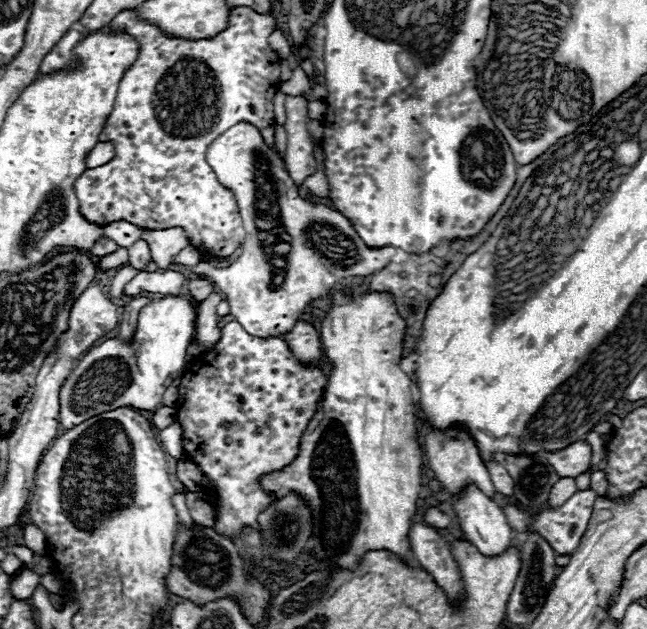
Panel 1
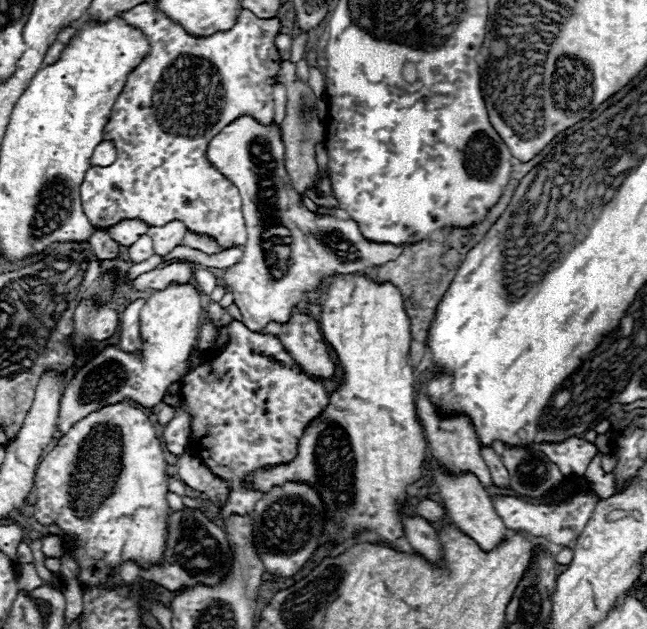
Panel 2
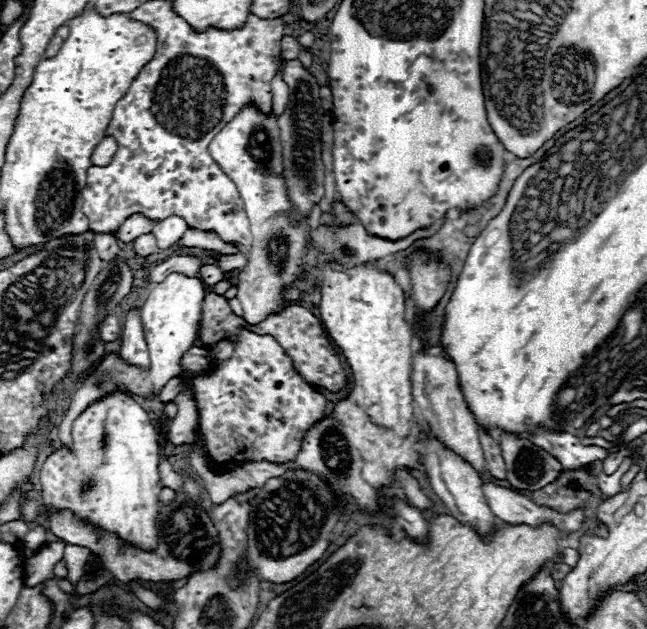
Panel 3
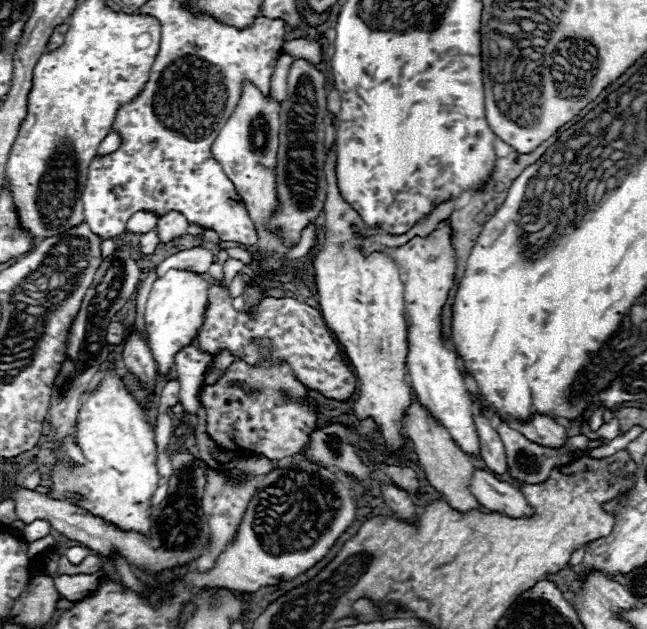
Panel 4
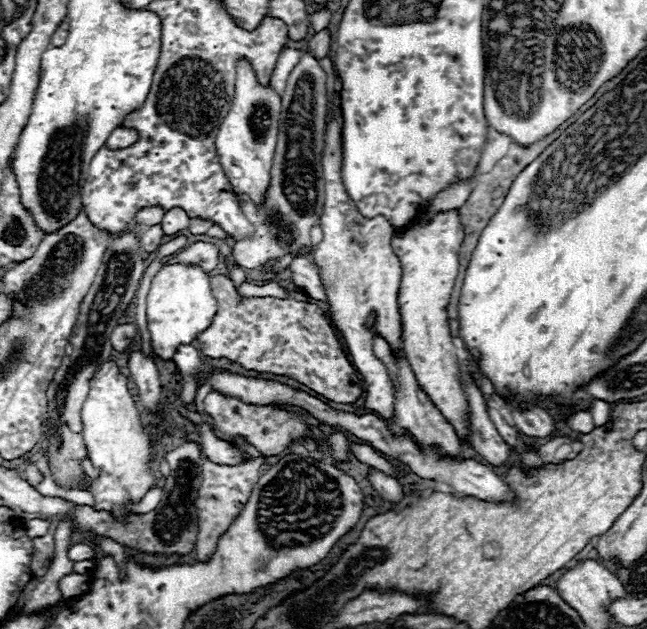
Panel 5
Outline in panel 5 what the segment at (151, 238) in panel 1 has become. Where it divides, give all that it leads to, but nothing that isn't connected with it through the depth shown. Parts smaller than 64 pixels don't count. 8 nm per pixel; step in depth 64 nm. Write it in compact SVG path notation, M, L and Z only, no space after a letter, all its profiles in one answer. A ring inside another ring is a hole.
M172 208L172 210L168 210L166 214L164 214L164 218L162 218L162 230L164 230L164 234L166 236L174 236L174 234L178 234L178 232L182 232L182 230L186 230L188 228L188 214L186 214L186 210L182 210L182 208Z

